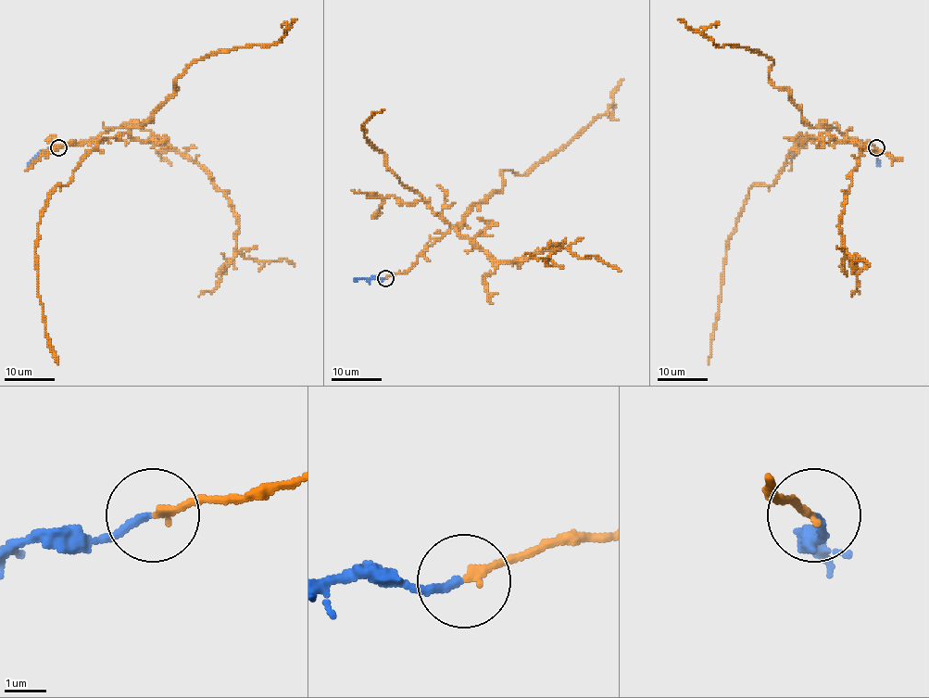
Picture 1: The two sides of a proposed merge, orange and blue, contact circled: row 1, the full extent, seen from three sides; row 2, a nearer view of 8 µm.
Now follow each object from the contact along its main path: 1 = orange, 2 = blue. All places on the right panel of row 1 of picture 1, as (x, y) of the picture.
1: (876, 147), (830, 126), (817, 137), (802, 138), (772, 184), (749, 188), (728, 241), (708, 363)
2: (876, 147), (877, 165)

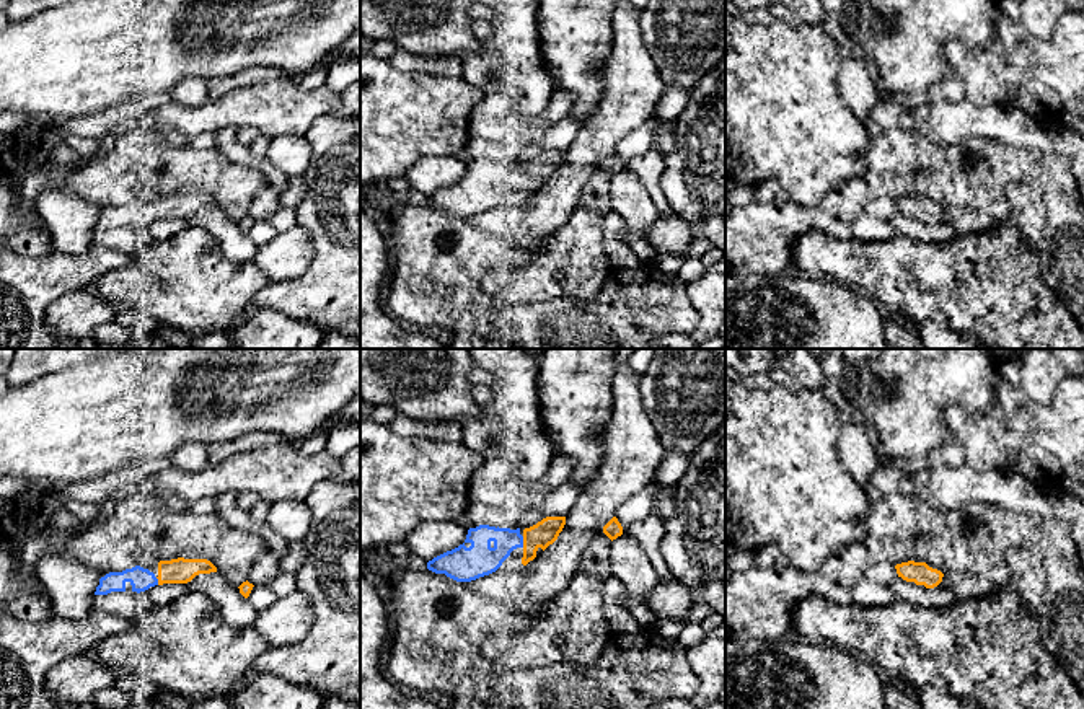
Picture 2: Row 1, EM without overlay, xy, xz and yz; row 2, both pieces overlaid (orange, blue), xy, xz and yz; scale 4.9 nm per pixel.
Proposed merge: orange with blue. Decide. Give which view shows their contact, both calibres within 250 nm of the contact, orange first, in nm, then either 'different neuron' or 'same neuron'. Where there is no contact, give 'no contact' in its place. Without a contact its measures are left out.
xz | 120/170 nm | same neuron

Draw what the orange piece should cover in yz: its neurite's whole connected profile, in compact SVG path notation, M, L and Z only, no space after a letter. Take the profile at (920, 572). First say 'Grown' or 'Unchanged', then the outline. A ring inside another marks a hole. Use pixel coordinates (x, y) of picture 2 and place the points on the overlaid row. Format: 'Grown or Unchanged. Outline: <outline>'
Unchanged. Outline: M901 562L895 566L898 577L926 588L934 588L942 582L944 574L937 569L929 567L926 562Z

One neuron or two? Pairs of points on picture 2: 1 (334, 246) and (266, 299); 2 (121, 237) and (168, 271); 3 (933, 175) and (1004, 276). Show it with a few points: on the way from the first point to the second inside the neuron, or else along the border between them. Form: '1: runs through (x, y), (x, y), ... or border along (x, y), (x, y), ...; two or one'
1: runs through (326, 266), (295, 297), (286, 297); one
2: border along (147, 243), (136, 253); two
3: border along (996, 224), (980, 232), (952, 238); two

